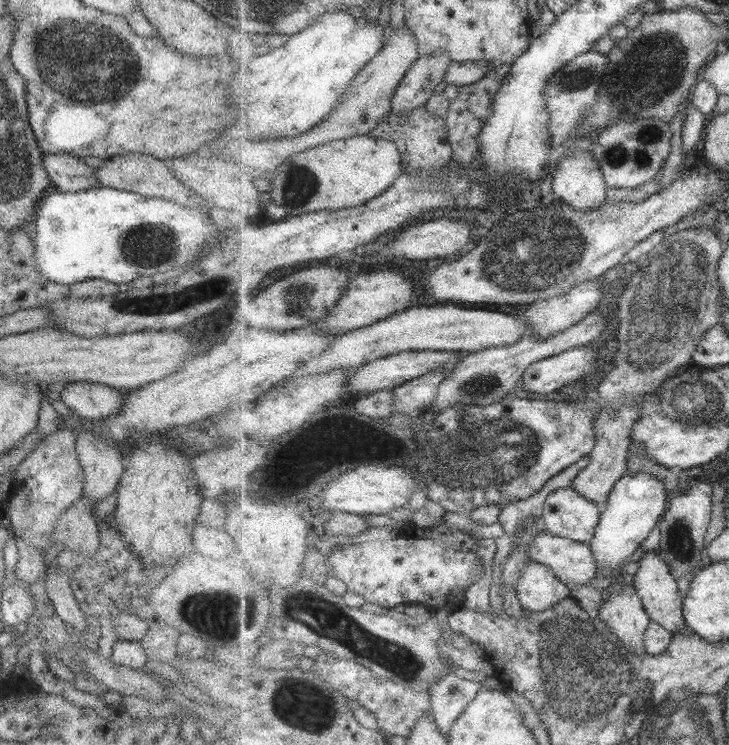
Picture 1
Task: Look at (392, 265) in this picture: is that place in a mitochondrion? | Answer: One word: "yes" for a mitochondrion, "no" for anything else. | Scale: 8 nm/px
no

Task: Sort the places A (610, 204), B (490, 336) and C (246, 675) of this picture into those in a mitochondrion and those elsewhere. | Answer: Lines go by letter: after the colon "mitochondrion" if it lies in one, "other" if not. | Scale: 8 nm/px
A: other
B: other
C: other

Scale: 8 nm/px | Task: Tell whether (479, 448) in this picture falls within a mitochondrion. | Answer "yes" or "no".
yes

